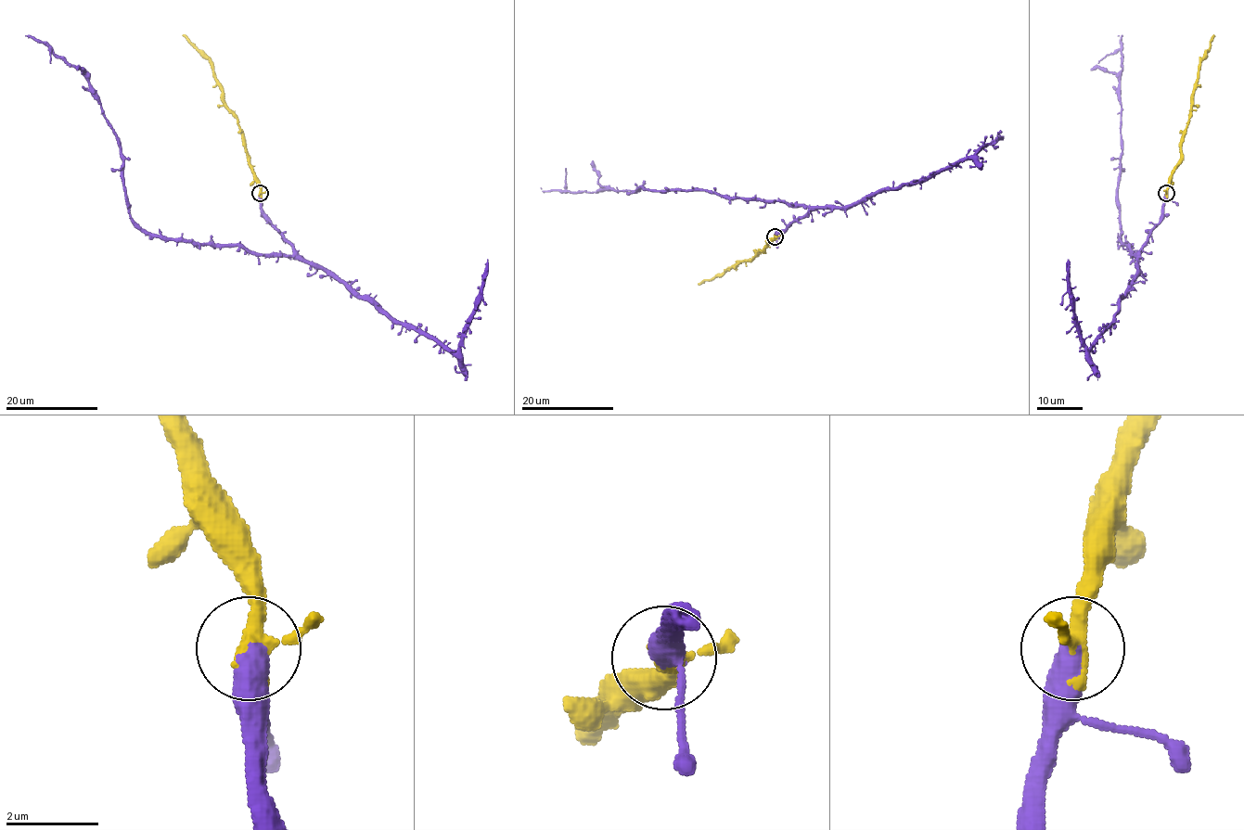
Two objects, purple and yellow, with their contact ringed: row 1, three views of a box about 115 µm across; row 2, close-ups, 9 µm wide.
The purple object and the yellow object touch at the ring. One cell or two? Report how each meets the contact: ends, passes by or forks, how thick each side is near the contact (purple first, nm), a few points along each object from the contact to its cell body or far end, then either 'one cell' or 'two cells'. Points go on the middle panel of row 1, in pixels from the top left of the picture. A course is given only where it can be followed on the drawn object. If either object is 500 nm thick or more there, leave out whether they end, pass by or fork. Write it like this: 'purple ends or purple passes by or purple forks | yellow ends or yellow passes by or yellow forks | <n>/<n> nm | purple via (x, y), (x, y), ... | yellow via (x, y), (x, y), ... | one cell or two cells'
600/320 nm | purple via (775, 236), (800, 219), (807, 208), (726, 198), (703, 190), (640, 187), (594, 192), (542, 191), (541, 187) | yellow via (775, 236), (753, 259), (746, 259), (711, 279), (698, 283) | one cell

